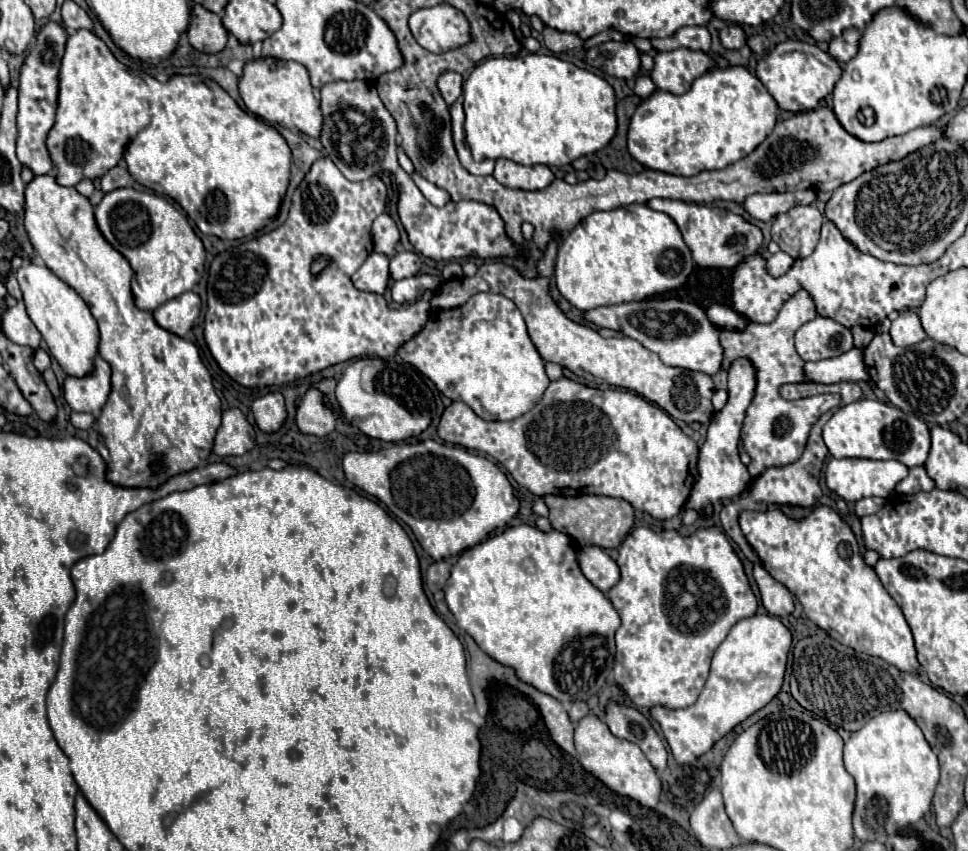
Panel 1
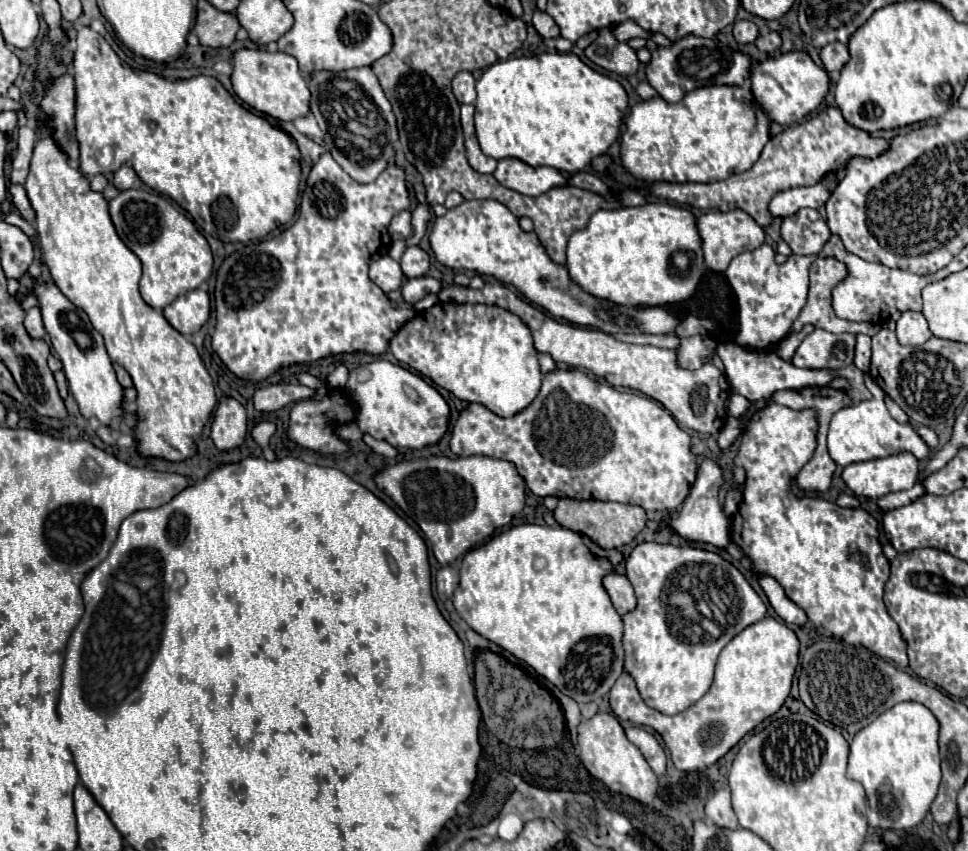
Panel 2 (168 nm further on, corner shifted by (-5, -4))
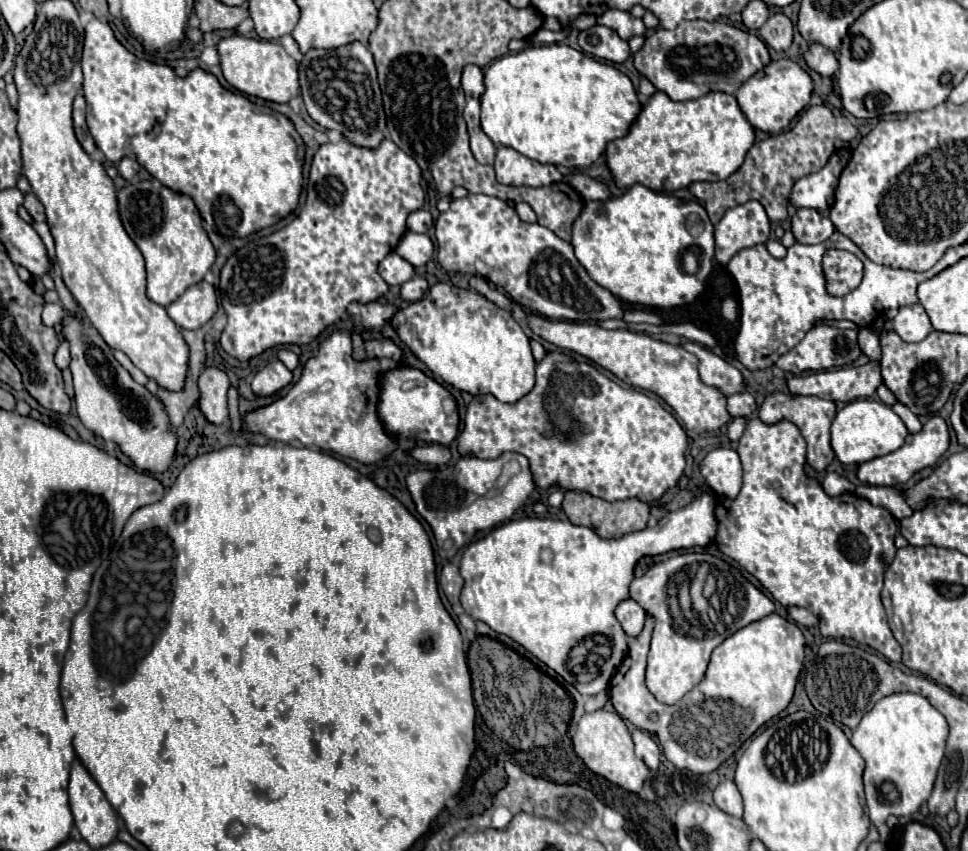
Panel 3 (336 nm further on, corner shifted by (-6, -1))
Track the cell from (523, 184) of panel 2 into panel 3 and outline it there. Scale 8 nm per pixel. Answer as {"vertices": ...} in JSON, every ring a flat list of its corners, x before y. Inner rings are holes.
{"vertices":[[505,146,497,148,497,158,493,168,497,172,497,180,509,186,541,188,563,180,563,174,555,166,541,164]]}

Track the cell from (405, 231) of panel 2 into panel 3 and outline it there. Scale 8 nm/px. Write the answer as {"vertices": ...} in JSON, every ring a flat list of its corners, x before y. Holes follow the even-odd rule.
{"vertices":[[415,210,407,216,407,230,409,232,425,234,425,232,429,232,431,226,433,226,433,218,427,210]]}

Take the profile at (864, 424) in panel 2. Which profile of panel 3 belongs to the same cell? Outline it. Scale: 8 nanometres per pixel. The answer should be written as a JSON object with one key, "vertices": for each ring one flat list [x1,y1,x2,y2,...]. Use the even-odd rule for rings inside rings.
{"vertices":[[853,400,841,408,831,424,831,448,843,464,863,464,871,458,885,456,905,444,909,430,891,406,875,400]]}

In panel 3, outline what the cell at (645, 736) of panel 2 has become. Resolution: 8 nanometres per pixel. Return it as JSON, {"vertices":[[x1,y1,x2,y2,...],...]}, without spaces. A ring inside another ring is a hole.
{"vertices":[[633,730,633,742,635,742,635,754,647,764,649,770,657,770,661,764,661,748,651,738,651,734,643,730]]}

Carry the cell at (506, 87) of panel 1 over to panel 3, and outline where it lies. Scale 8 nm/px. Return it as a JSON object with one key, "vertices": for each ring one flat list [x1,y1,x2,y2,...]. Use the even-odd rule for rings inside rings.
{"vertices":[[531,46,495,60,485,70,485,92,481,96,481,128,495,146,507,146,531,160,553,166,589,166,611,140,625,136,641,104,631,80,613,64,597,62,591,56,567,46]]}

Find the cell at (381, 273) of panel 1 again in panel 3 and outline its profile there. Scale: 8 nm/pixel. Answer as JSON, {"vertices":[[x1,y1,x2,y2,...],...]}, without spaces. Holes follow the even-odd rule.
{"vertices":[[391,252,385,256,383,262,379,262,379,274,389,286,395,286,395,284,405,284,409,278,413,278,415,268,401,256]]}

